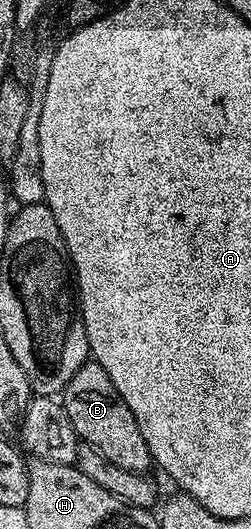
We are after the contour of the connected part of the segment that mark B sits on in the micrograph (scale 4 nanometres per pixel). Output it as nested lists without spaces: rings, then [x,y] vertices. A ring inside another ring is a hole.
[[[95,360],[85,362],[64,385],[62,405],[76,437],[102,452],[110,464],[118,464],[118,468],[126,468],[126,472],[139,474],[148,474],[153,469],[150,448],[146,448],[146,440],[142,440],[142,432],[138,432],[138,420],[134,420],[134,412],[130,412],[126,400],[122,400],[114,384],[110,384],[110,376],[106,376]]]

